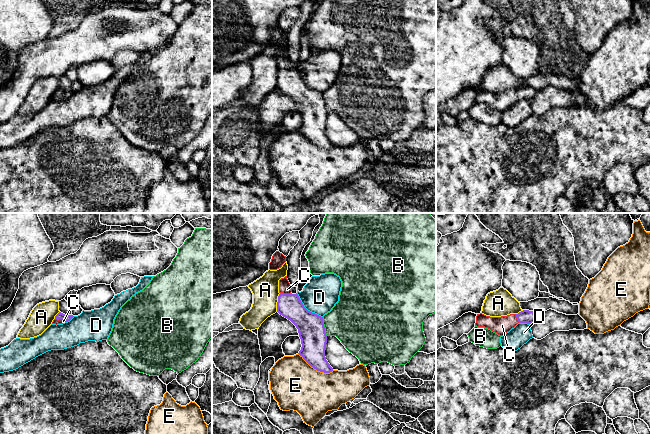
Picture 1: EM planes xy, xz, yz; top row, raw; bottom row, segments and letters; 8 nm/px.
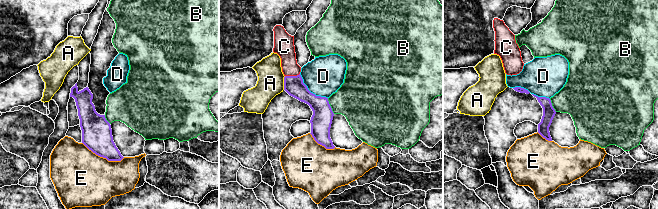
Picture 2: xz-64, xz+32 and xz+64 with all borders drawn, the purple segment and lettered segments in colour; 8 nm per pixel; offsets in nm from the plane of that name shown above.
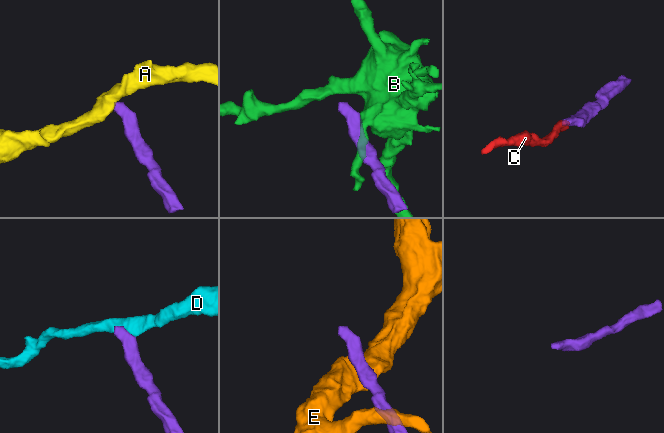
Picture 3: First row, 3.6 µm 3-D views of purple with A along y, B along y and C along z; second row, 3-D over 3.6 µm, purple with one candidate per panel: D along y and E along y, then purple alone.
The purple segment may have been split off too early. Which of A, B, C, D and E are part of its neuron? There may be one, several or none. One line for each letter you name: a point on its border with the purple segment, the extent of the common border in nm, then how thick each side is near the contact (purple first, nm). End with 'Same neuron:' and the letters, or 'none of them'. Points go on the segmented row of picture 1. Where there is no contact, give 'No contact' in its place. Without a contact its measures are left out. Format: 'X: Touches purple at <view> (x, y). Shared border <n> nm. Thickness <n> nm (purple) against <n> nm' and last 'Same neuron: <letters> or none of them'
C: Touches purple at xz (285, 294). Shared border 90 nm. Thickness 190 nm (purple) against 100 nm
Same neuron: C

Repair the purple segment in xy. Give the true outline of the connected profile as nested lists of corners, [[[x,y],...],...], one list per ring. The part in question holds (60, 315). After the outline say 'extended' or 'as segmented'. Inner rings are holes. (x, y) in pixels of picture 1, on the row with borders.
[[[59,312],[56,316],[55,319],[53,320],[52,324],[63,324],[65,322],[70,321],[74,316],[73,315],[65,315],[61,312]]]; extended

